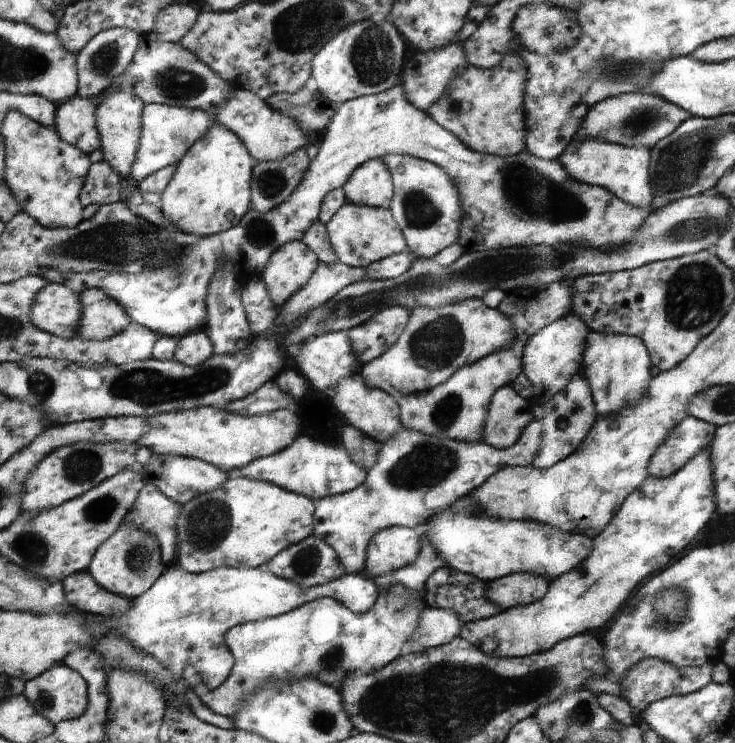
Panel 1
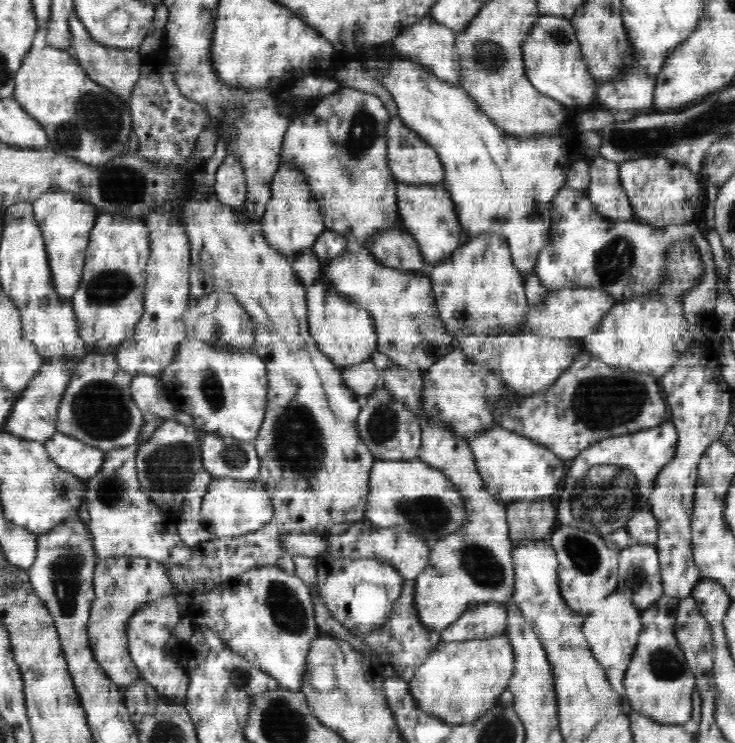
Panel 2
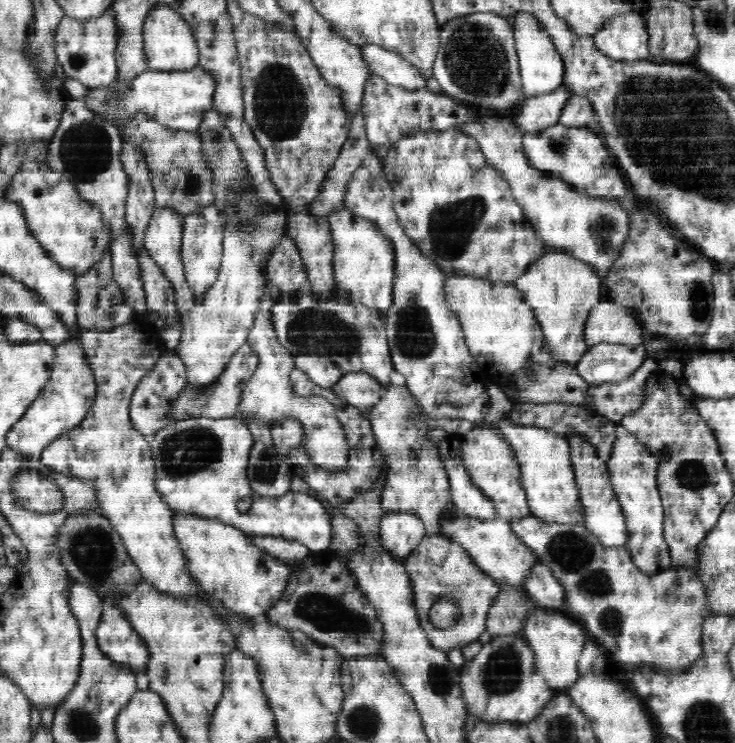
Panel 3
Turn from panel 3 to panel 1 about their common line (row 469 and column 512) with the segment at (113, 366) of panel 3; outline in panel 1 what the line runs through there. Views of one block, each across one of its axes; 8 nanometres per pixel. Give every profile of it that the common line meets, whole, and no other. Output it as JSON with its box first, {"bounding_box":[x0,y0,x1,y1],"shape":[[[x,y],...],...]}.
{"bounding_box":[425,54,528,156],"shape":[[[508,54],[498,68],[486,70],[468,65],[462,76],[450,84],[450,90],[425,110],[474,151],[496,156],[526,152],[524,90],[528,86],[528,68],[520,56]]]}

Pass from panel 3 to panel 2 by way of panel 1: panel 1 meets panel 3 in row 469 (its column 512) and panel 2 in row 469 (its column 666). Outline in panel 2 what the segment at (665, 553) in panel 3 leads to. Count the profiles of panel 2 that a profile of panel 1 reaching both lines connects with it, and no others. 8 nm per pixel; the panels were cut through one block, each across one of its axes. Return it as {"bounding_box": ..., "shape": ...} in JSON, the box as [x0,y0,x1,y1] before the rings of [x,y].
{"bounding_box":[465,426,566,505],"shape":[[[500,426],[471,434],[465,441],[471,447],[486,490],[505,505],[518,501],[542,501],[558,492],[562,478],[566,477],[564,462],[548,447]]]}

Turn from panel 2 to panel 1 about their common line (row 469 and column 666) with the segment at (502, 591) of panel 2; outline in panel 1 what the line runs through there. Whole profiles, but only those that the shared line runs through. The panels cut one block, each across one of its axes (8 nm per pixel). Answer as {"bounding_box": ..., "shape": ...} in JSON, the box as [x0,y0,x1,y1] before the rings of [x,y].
{"bounding_box":[649,417,717,478],"shape":[[[688,417],[666,438],[649,464],[649,476],[666,478],[681,470],[689,460],[708,448],[716,438],[717,425]]]}

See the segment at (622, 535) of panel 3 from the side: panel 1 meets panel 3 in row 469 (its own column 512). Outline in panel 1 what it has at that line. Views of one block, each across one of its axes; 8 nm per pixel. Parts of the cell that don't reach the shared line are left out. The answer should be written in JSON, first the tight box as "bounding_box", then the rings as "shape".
{"bounding_box":[488,573,552,610],"shape":[[[513,573],[494,580],[488,585],[488,600],[500,606],[501,610],[538,602],[549,592],[552,581],[548,576]]]}

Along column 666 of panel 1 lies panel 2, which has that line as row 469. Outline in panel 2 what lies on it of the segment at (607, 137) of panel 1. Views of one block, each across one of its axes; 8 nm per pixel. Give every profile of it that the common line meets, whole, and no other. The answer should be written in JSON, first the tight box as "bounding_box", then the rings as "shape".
{"bounding_box":[85,445,194,564],"shape":[[[135,445],[120,446],[114,448],[114,450],[105,451],[100,472],[94,478],[88,478],[86,481],[87,495],[85,496],[85,502],[90,514],[88,528],[92,535],[94,551],[98,560],[121,556],[146,557],[166,564],[180,564],[190,560],[194,549],[180,540],[176,526],[169,522],[167,515],[141,490],[136,472],[136,455],[137,447]]]}

